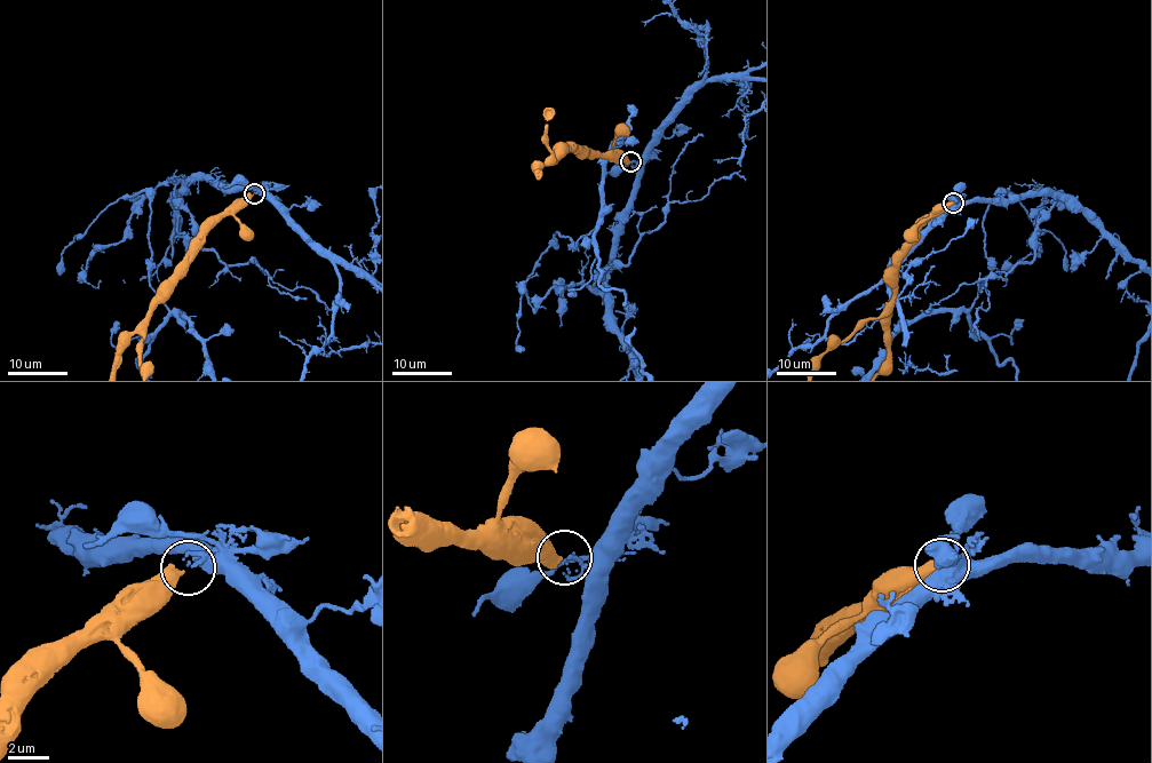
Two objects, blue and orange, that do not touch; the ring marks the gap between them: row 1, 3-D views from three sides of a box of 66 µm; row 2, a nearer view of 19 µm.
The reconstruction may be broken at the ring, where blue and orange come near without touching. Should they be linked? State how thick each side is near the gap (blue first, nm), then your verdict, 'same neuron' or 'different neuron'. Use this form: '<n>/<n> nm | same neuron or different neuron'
140/500 nm | different neuron

